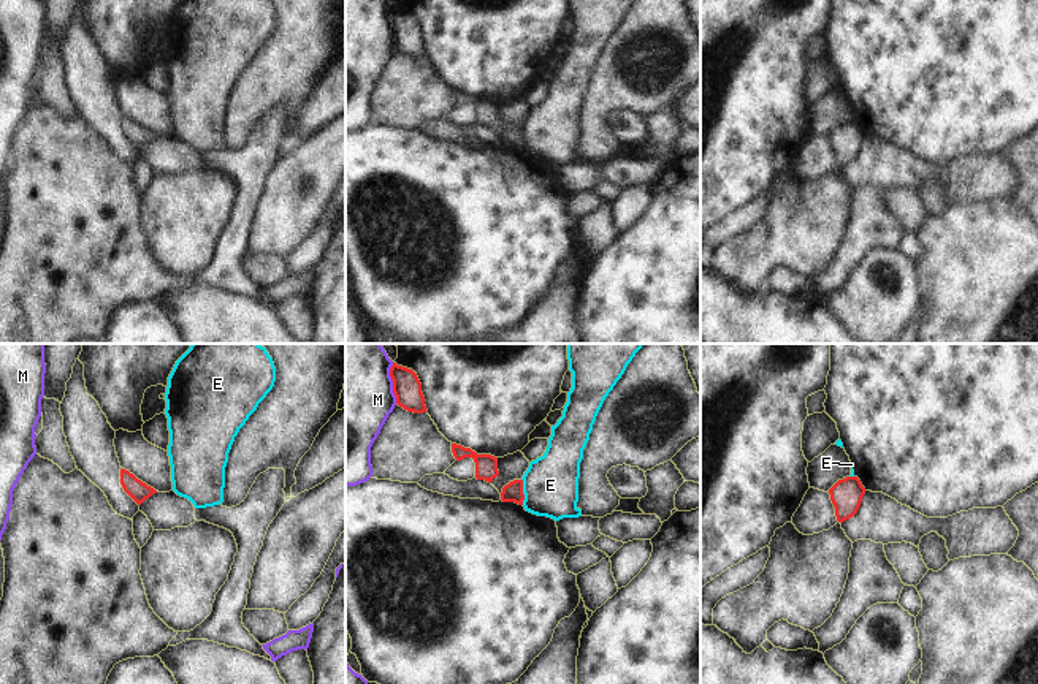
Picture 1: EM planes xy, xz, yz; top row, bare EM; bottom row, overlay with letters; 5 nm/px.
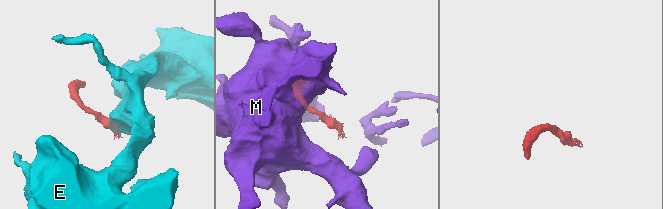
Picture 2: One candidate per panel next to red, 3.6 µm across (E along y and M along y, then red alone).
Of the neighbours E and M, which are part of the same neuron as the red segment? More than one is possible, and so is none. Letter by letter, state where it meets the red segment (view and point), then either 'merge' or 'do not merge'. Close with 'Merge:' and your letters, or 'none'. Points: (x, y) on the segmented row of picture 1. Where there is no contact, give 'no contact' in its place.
E: meets red in xz at (522, 491); do not merge
M: meets red in xz at (393, 383); do not merge
Merge: none

